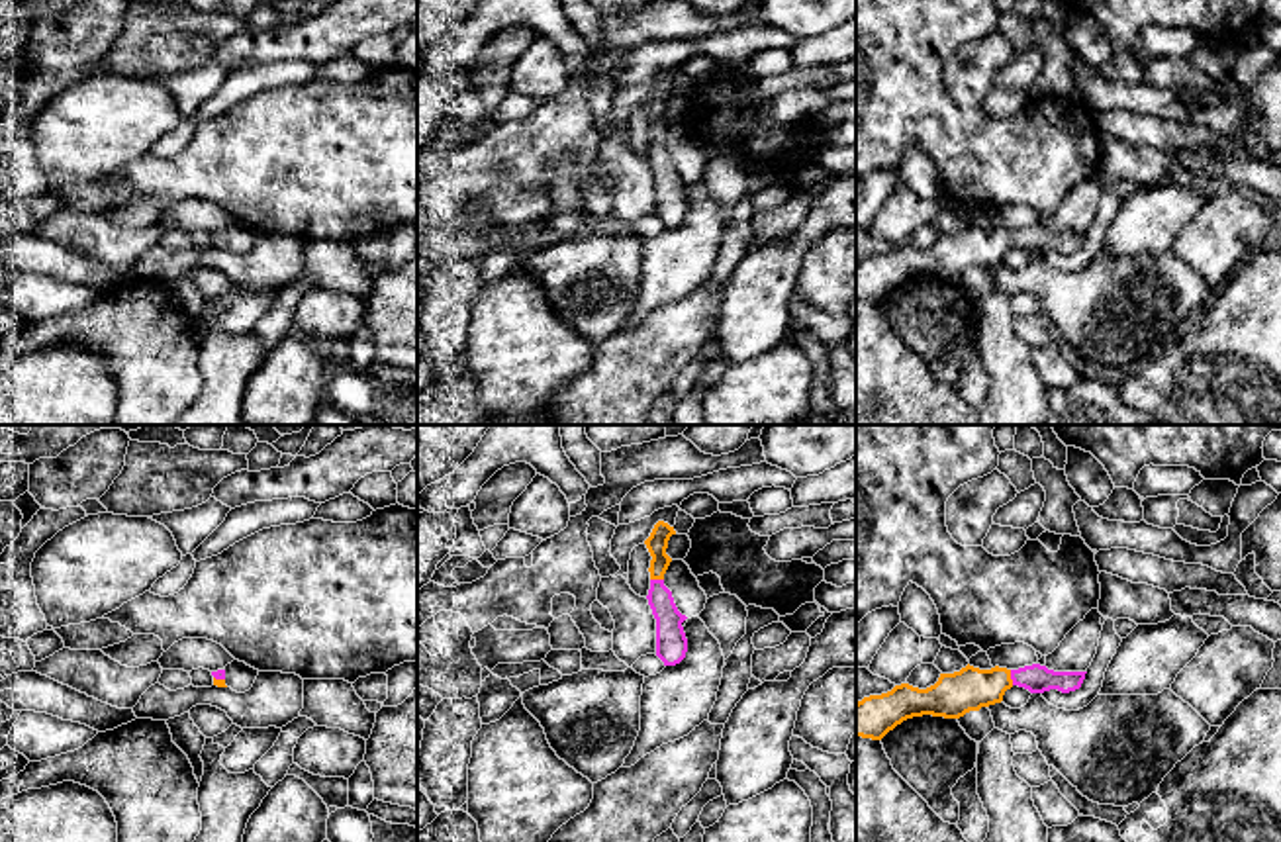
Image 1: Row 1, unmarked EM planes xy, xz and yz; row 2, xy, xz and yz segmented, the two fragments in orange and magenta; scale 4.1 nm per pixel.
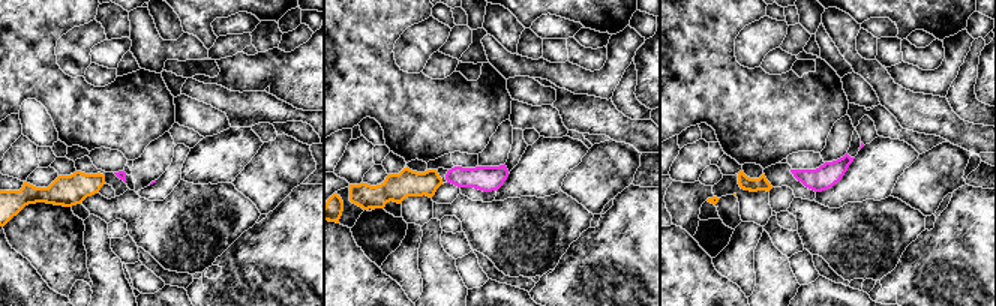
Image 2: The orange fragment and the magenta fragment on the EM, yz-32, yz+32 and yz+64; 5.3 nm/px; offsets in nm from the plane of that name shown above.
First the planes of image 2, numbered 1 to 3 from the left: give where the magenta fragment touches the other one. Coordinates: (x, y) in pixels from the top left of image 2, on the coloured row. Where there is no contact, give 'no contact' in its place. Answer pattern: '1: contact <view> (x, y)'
1: no contact
2: no contact
3: no contact

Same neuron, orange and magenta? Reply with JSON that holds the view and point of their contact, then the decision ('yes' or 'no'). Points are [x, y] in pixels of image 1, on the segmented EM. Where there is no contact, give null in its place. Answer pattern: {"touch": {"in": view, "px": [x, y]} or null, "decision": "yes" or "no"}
{"touch": {"in": "yz", "px": [1009, 678]}, "decision": "yes"}

